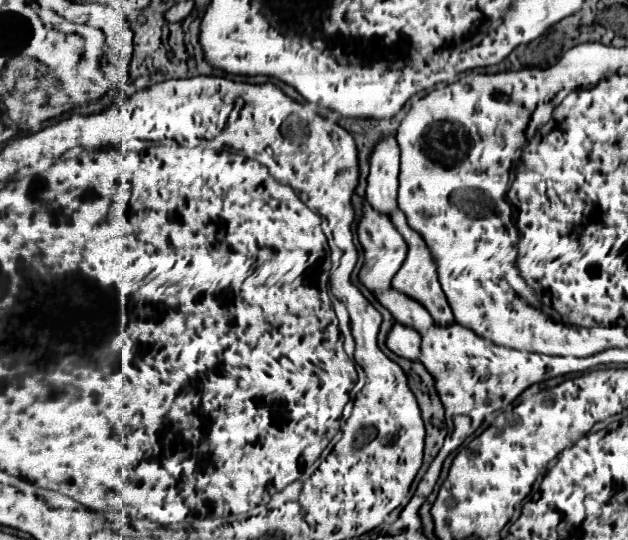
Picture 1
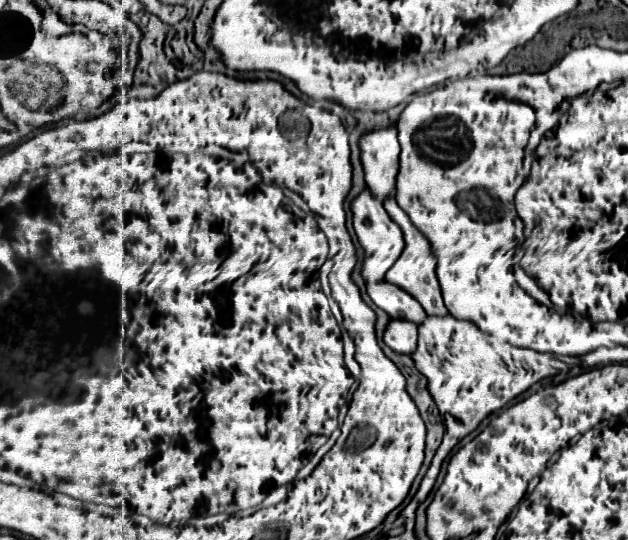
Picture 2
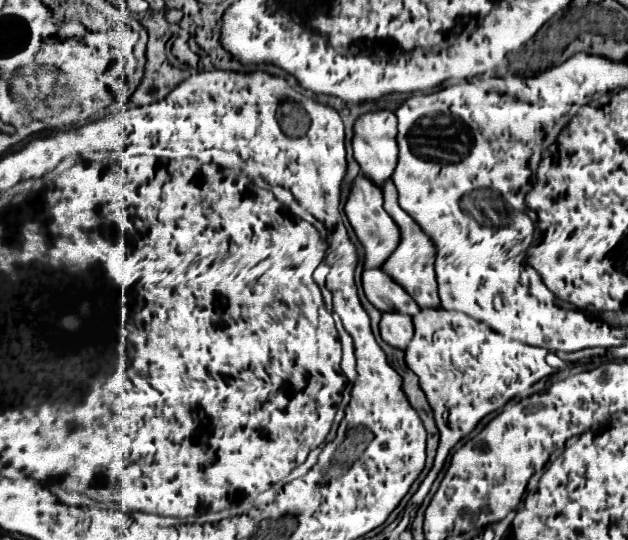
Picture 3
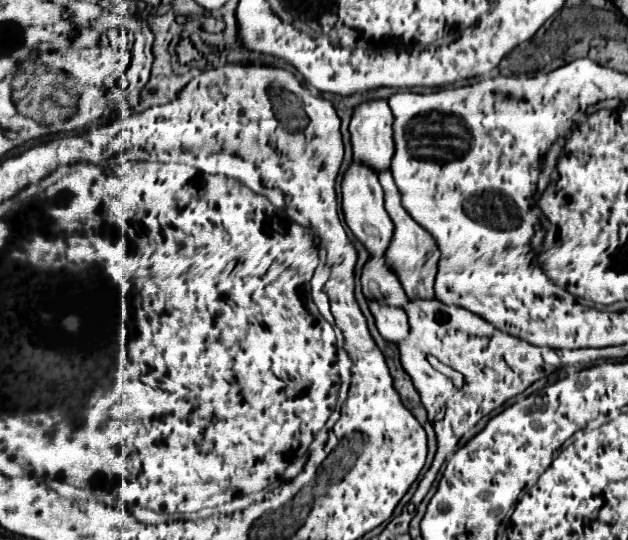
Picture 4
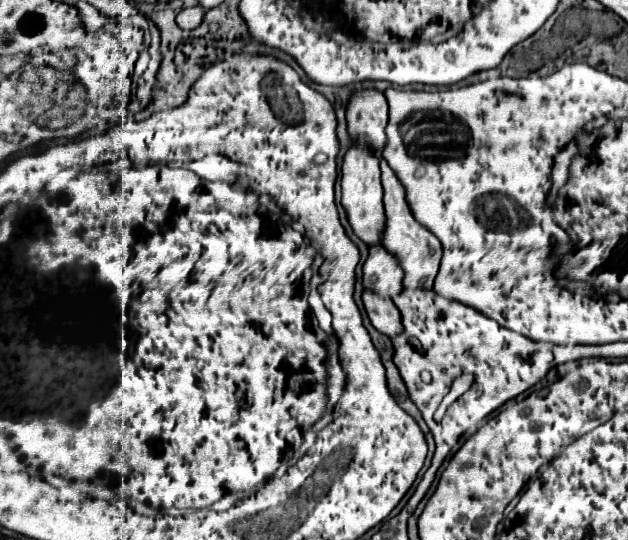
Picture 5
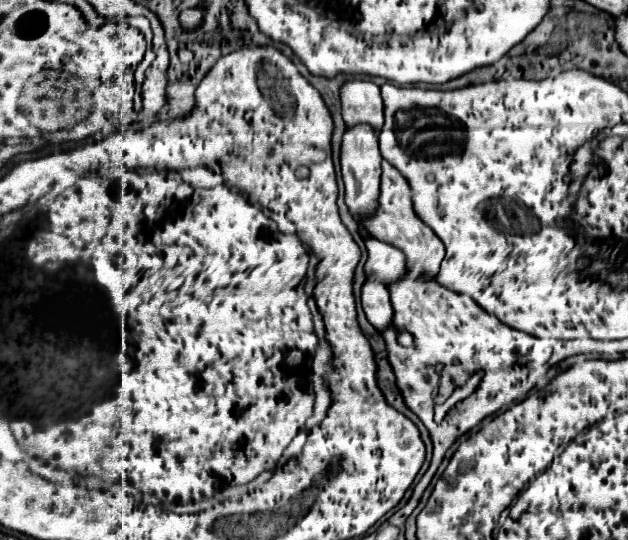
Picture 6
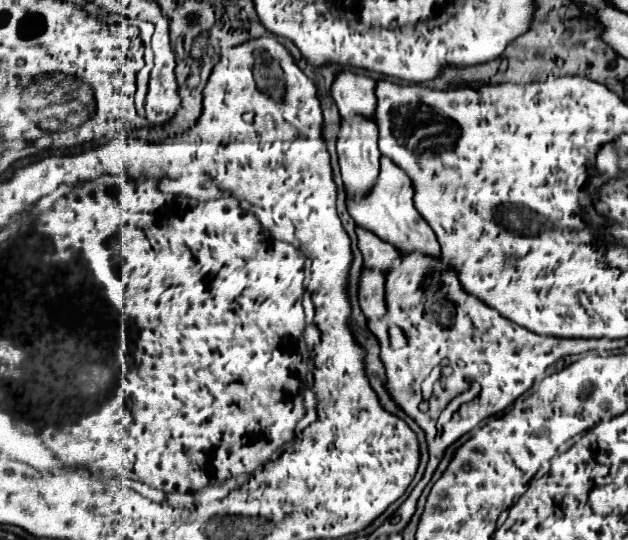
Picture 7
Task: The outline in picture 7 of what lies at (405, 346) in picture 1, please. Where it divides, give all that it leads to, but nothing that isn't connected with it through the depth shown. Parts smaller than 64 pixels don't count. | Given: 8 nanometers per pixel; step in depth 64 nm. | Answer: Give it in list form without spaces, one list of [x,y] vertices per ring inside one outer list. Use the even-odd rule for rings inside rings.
[[[362,270],[360,288],[358,288],[360,308],[366,314],[366,318],[376,320],[378,316],[384,316],[384,276],[376,270]]]

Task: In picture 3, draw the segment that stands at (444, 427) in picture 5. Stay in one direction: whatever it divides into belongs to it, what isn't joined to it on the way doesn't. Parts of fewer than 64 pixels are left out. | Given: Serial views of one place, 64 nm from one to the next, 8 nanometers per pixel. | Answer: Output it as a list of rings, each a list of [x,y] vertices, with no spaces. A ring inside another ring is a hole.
[[[420,310],[414,318],[414,340],[406,348],[406,364],[420,378],[440,428],[440,446],[434,466],[420,486],[432,486],[454,444],[470,434],[490,412],[502,410],[508,400],[528,390],[534,382],[565,369],[568,363],[545,348],[512,342],[486,324],[448,310]],[[448,412],[448,424],[442,420]],[[460,432],[460,434],[454,434]]]

